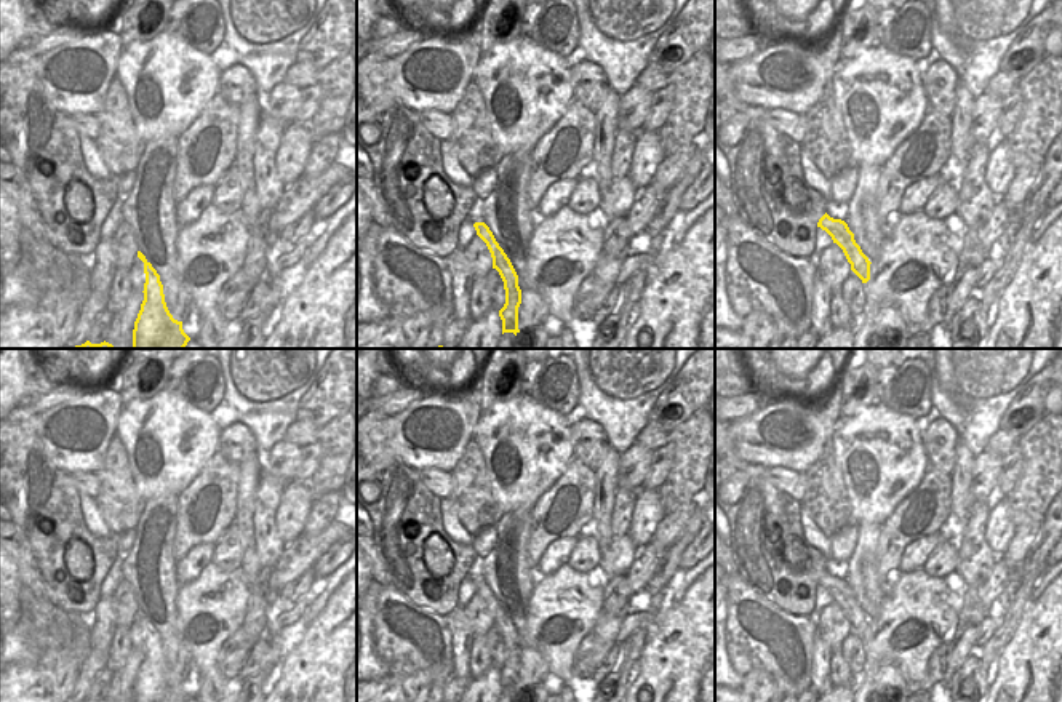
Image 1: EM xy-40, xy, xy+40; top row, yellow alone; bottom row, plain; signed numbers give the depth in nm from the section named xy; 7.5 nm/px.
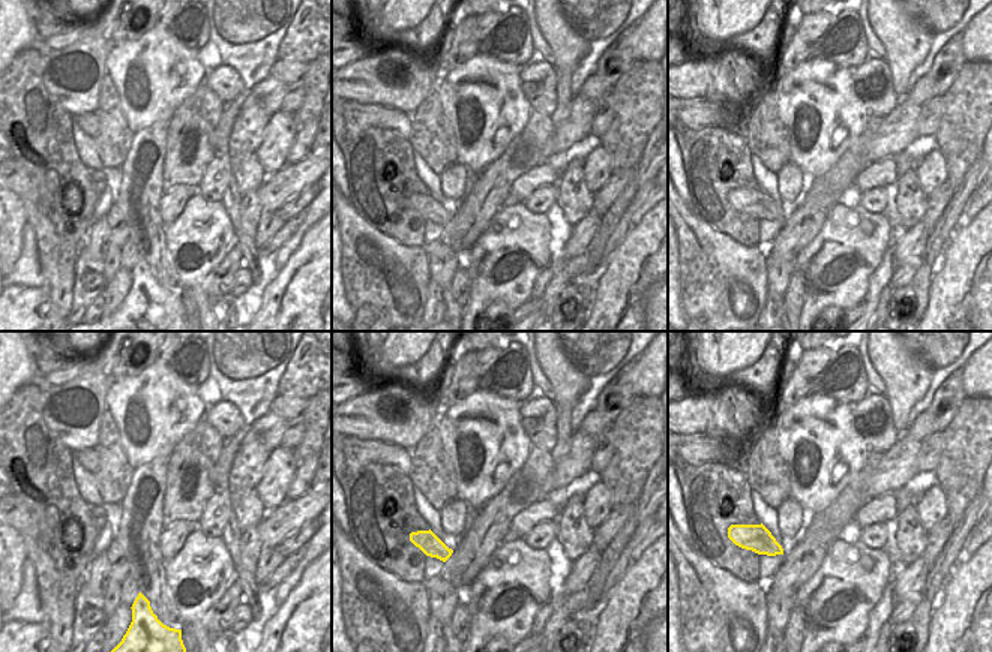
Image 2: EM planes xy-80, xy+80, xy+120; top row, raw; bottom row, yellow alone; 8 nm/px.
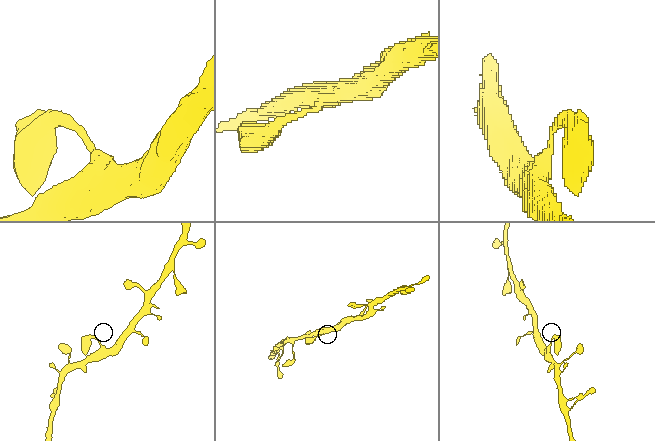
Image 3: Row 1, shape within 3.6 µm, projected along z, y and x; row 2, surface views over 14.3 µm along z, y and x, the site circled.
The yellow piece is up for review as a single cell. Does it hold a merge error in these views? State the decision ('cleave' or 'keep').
keep

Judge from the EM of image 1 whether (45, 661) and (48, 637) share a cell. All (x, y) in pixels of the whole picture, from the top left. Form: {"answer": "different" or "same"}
{"answer": "same"}

